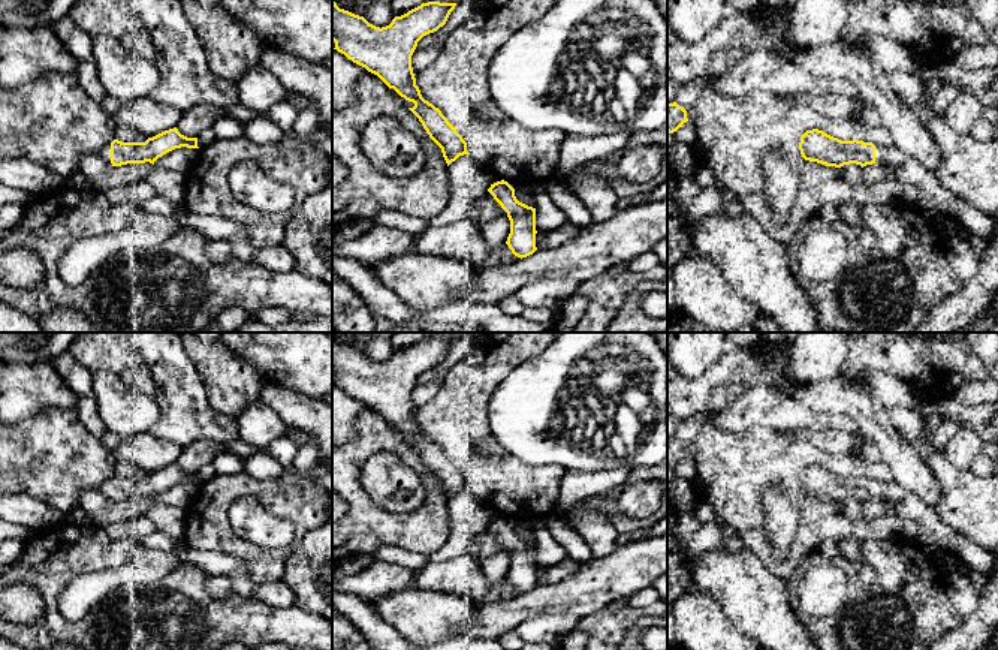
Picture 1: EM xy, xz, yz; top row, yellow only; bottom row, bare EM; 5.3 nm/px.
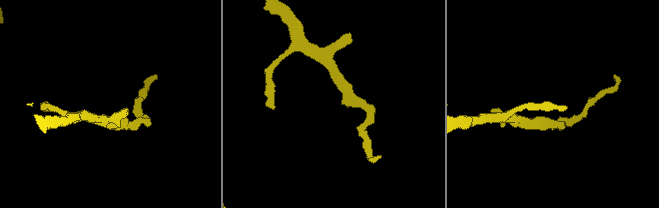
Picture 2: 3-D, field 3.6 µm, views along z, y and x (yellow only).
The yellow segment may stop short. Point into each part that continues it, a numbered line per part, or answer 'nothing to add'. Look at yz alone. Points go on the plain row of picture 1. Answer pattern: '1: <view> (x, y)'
1: yz (923, 527)

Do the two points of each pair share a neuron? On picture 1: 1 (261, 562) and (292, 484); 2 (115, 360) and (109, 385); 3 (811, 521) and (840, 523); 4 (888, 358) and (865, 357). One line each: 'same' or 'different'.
1: same
2: different
3: different
4: same

